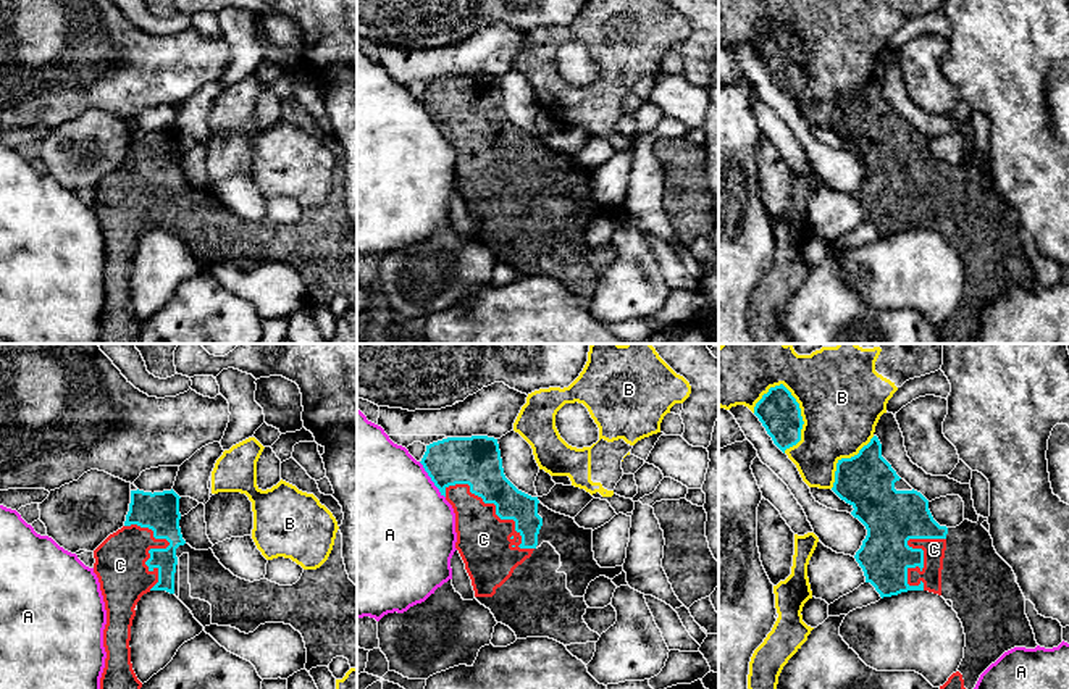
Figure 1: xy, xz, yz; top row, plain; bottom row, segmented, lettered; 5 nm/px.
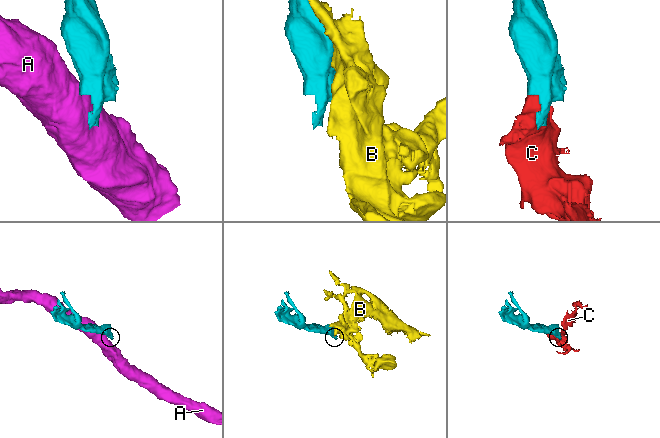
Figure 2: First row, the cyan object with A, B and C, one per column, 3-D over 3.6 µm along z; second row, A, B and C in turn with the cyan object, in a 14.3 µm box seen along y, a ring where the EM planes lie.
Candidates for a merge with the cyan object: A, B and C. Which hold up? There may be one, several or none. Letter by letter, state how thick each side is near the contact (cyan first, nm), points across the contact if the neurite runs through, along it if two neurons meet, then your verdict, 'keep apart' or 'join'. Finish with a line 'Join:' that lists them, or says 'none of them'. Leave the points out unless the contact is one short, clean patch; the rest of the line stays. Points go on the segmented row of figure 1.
A: calibres 240 and 500 nm; border xz (419, 462), (444, 497); keep apart
B: calibres 200 and 420 nm; keep apart
C: calibres 220 and 280 nm; join
Join: C

